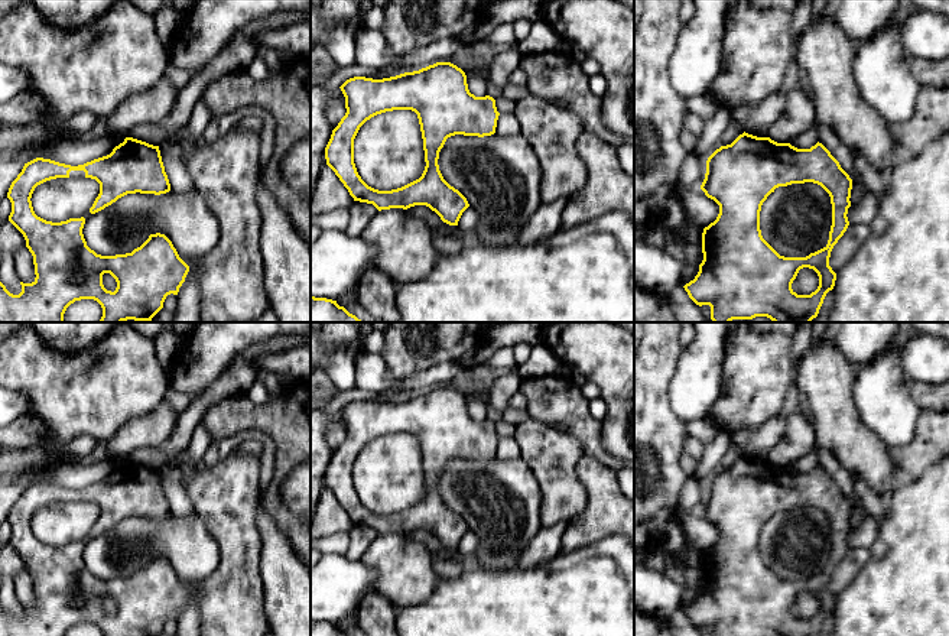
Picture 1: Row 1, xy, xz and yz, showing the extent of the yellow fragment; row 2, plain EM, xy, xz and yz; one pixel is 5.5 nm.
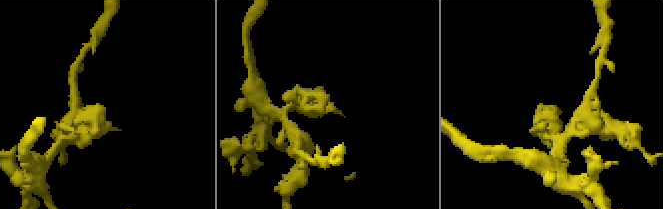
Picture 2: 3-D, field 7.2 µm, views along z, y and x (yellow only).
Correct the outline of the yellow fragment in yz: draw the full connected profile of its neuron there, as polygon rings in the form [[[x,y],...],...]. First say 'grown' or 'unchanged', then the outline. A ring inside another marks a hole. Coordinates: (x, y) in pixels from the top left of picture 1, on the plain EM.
unchanged; [[[744,455],[731,468],[721,470],[708,481],[701,513],[719,529],[719,538],[714,546],[703,552],[703,584],[695,603],[683,610],[689,622],[699,630],[709,629],[711,636],[819,636],[826,617],[835,610],[836,597],[829,590],[829,581],[833,570],[849,549],[846,538],[851,530],[849,522],[852,513],[852,503],[831,476],[819,465],[810,473],[797,473],[790,467],[777,467],[770,461],[757,461]],[[805,506],[820,509],[831,520],[832,549],[829,564],[823,572],[806,581],[784,581],[761,559],[761,529],[776,512]],[[803,591],[813,593],[819,600],[819,610],[810,619],[797,619],[792,613],[793,604]]]

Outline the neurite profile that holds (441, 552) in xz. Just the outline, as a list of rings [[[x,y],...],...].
[[[426,529],[410,530],[407,532],[407,538],[420,542],[422,545],[426,545],[435,559],[456,559],[465,565],[469,564],[469,558],[464,556],[458,549],[449,549],[443,546],[441,541]]]

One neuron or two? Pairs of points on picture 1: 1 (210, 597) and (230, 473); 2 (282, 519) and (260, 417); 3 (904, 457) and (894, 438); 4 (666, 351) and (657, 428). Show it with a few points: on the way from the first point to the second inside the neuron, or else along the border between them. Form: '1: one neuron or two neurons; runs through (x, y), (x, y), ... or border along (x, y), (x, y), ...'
1: one neuron; runs through (233, 567), (233, 513), (230, 503)
2: one neuron; runs through (275, 493), (275, 484), (283, 466), (283, 443)
3: two neurons; border along (917, 418), (916, 437), (904, 445), (889, 450)
4: one neuron; runs through (656, 370), (656, 409)

